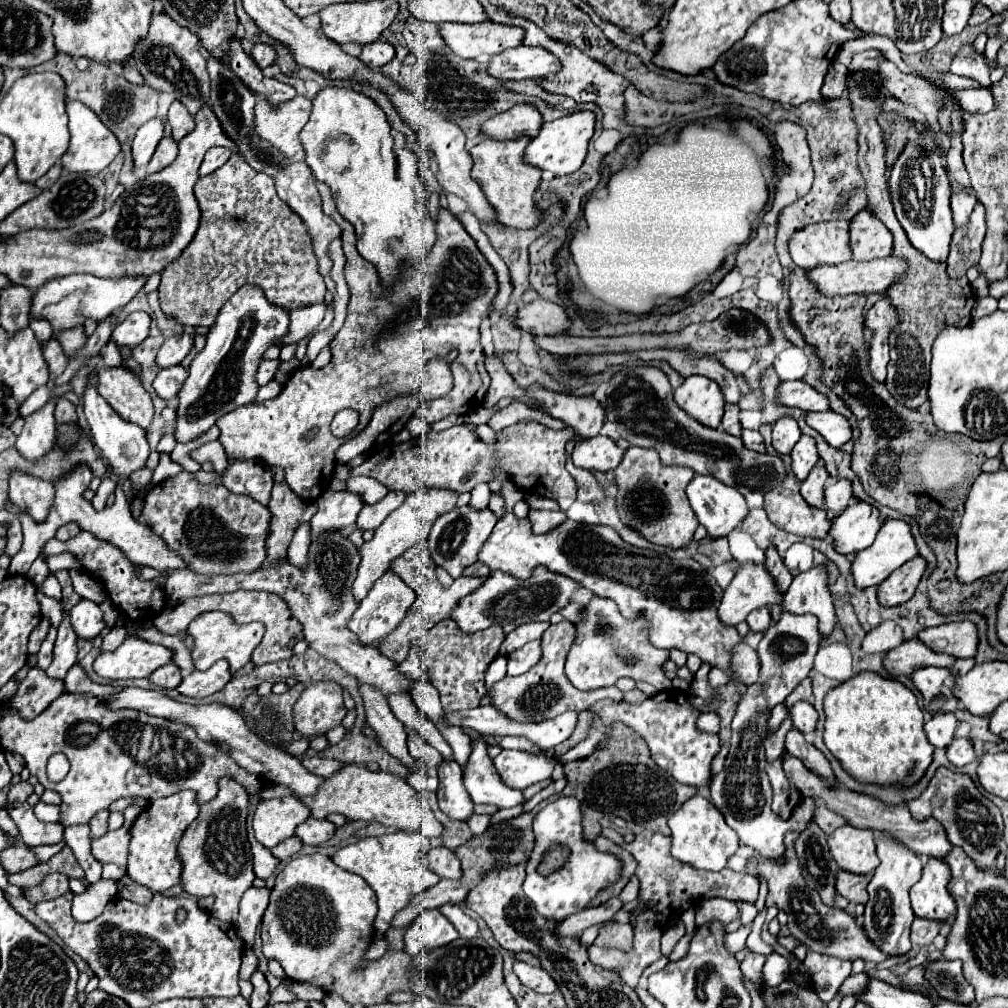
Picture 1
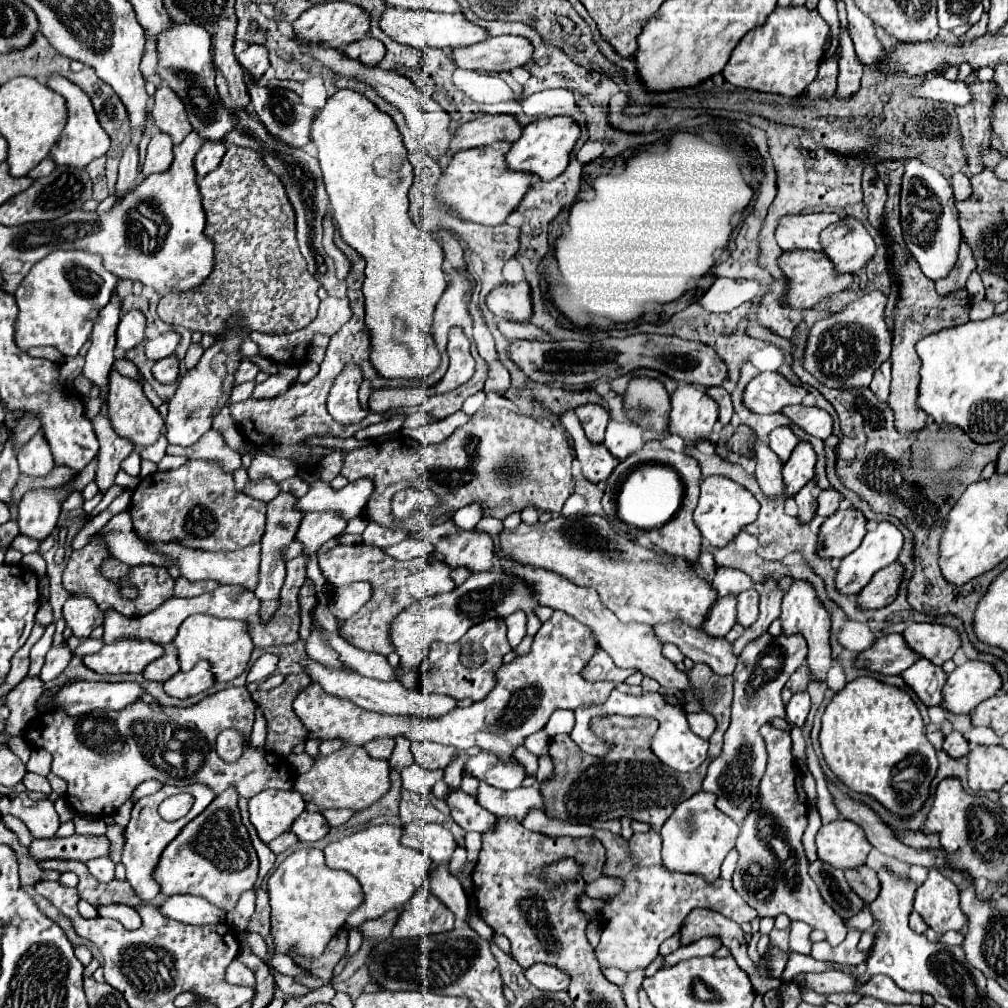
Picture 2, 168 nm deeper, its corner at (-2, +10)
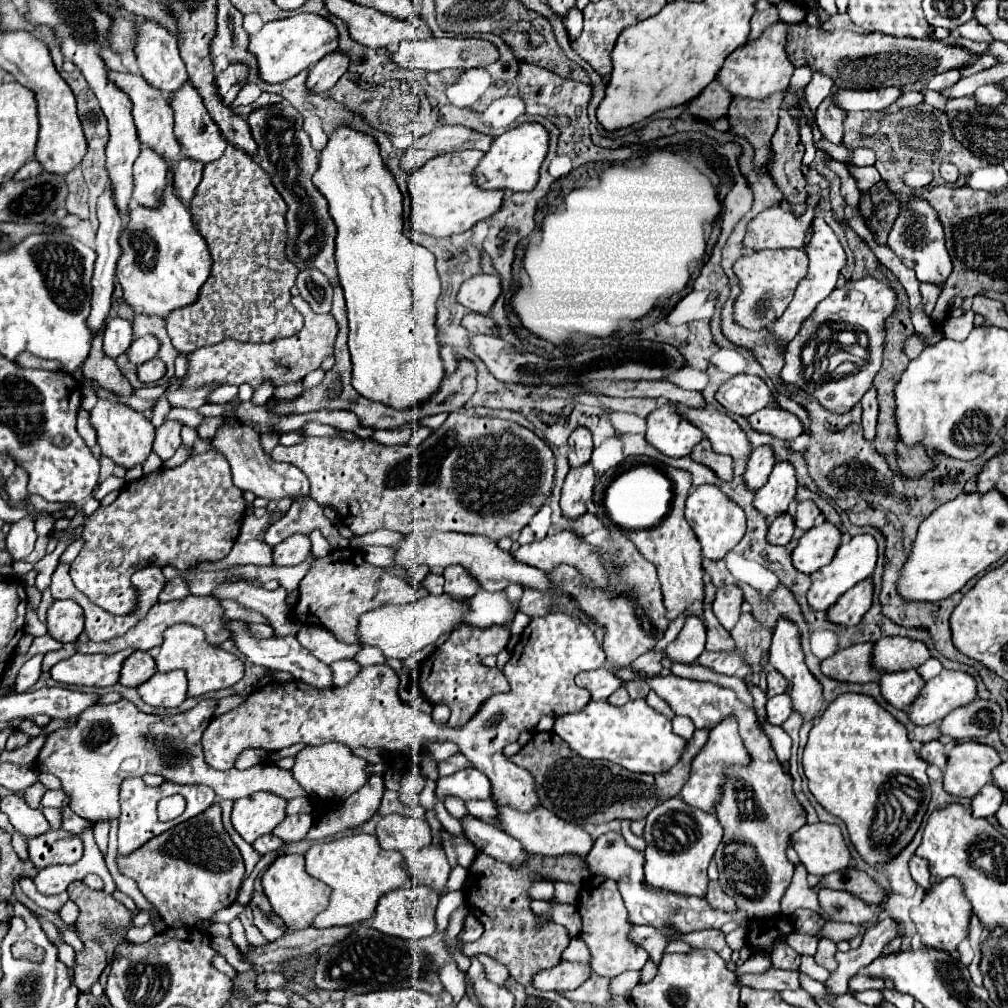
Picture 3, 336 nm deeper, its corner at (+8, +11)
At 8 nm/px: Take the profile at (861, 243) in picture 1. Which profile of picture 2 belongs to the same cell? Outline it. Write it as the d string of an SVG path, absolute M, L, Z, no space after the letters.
M852 217L830 225L820 235L822 253L838 273L856 273L874 255L876 245L864 225Z

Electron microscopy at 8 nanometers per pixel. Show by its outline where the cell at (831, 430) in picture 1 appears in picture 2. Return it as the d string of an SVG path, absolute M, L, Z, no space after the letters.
M794 405L784 407L780 413L786 415L794 425L804 429L808 435L814 435L818 439L828 439L832 435L832 417L818 407Z

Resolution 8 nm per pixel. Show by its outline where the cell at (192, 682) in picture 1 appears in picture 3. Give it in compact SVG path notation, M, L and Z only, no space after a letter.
M184 670L158 672L148 682L138 686L138 692L144 702L152 706L174 708L188 698L188 678Z

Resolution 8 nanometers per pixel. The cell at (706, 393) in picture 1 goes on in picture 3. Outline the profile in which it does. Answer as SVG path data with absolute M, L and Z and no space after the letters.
M662 402L652 414L648 414L646 440L672 458L688 456L704 438L702 430L680 414L682 408L684 404Z

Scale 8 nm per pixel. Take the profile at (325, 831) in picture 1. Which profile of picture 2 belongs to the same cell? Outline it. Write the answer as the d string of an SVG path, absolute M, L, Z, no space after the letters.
M304 811L290 827L290 831L300 839L300 841L318 841L328 833L328 823L320 813L308 813Z

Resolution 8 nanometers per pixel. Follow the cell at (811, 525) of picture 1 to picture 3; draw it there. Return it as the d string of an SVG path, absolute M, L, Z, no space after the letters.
M684 408L682 414L692 420L692 424L700 426L704 436L710 440L712 448L722 454L730 454L736 462L746 464L750 454L752 454L752 444L746 436L746 432L724 412L718 410L692 410Z

